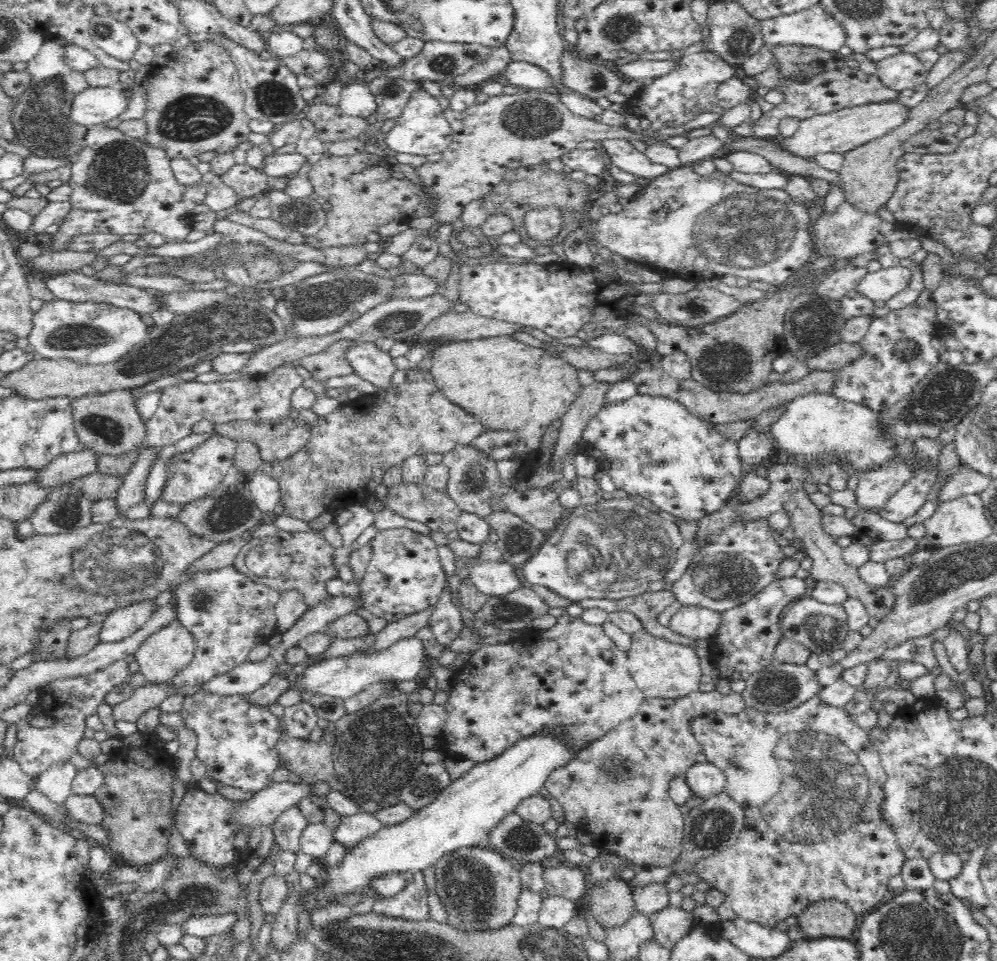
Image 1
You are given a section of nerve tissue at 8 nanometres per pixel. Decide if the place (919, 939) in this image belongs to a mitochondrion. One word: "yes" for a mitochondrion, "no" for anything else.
yes

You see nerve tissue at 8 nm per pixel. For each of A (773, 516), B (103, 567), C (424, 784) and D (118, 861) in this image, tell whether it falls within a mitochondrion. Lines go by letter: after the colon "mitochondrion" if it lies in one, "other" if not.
A: other
B: mitochondrion
C: mitochondrion
D: other

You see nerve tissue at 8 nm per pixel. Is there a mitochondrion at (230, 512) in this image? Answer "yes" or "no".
yes

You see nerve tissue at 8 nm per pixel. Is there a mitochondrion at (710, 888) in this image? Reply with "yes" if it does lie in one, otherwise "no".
no

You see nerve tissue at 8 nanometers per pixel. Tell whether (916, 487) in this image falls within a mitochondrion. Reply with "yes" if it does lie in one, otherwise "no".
no

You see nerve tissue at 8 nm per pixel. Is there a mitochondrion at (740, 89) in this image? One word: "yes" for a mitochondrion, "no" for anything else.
no

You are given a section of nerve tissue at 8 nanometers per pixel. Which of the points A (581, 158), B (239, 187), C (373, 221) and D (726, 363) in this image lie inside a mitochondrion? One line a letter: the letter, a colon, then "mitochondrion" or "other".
A: other
B: other
C: other
D: mitochondrion

